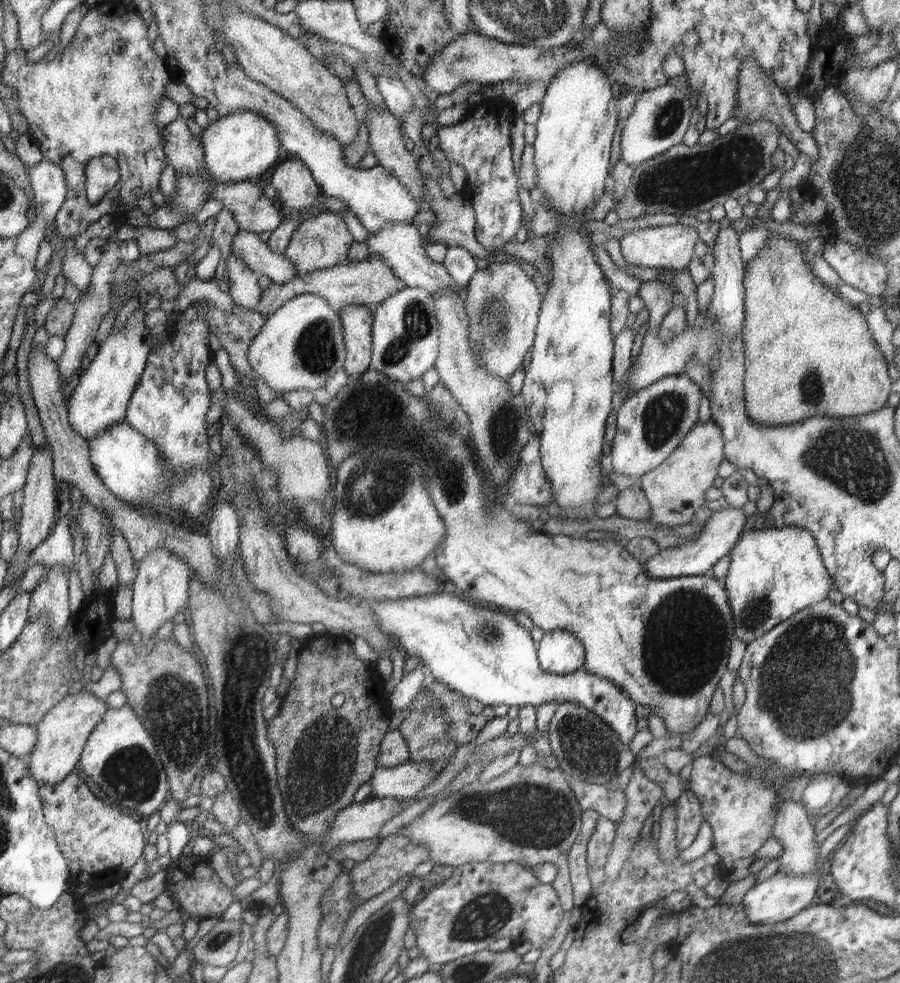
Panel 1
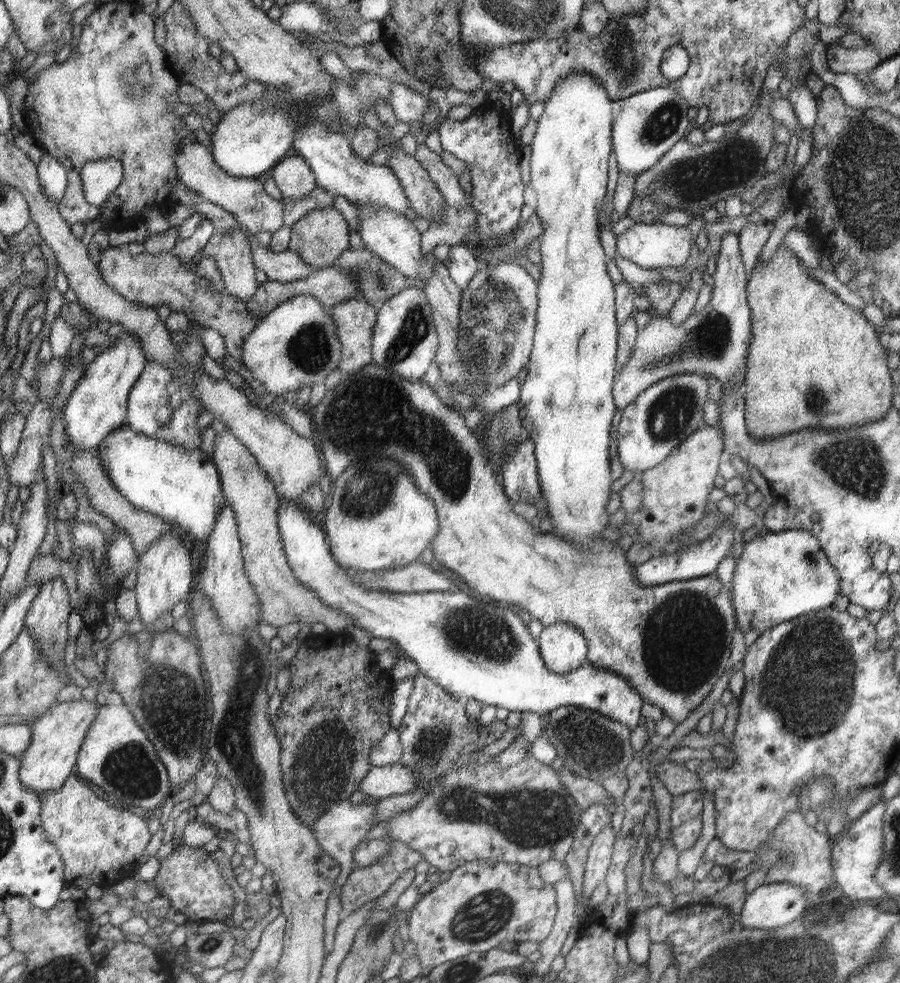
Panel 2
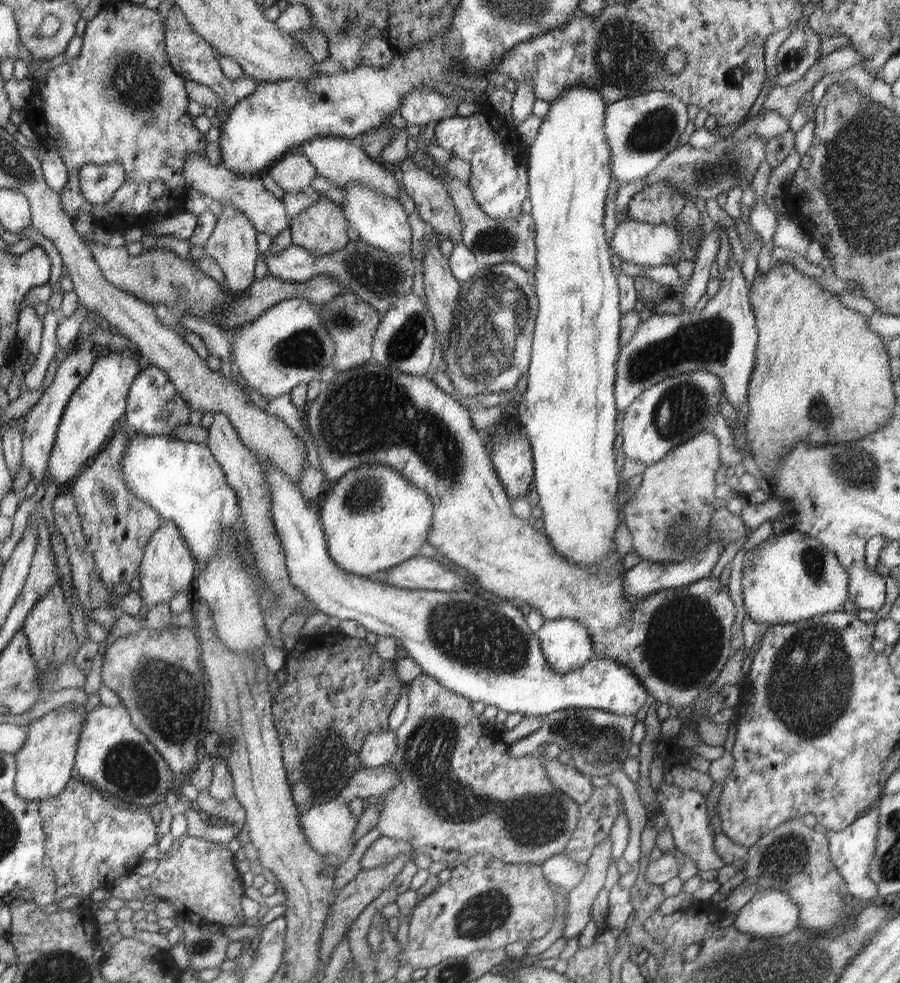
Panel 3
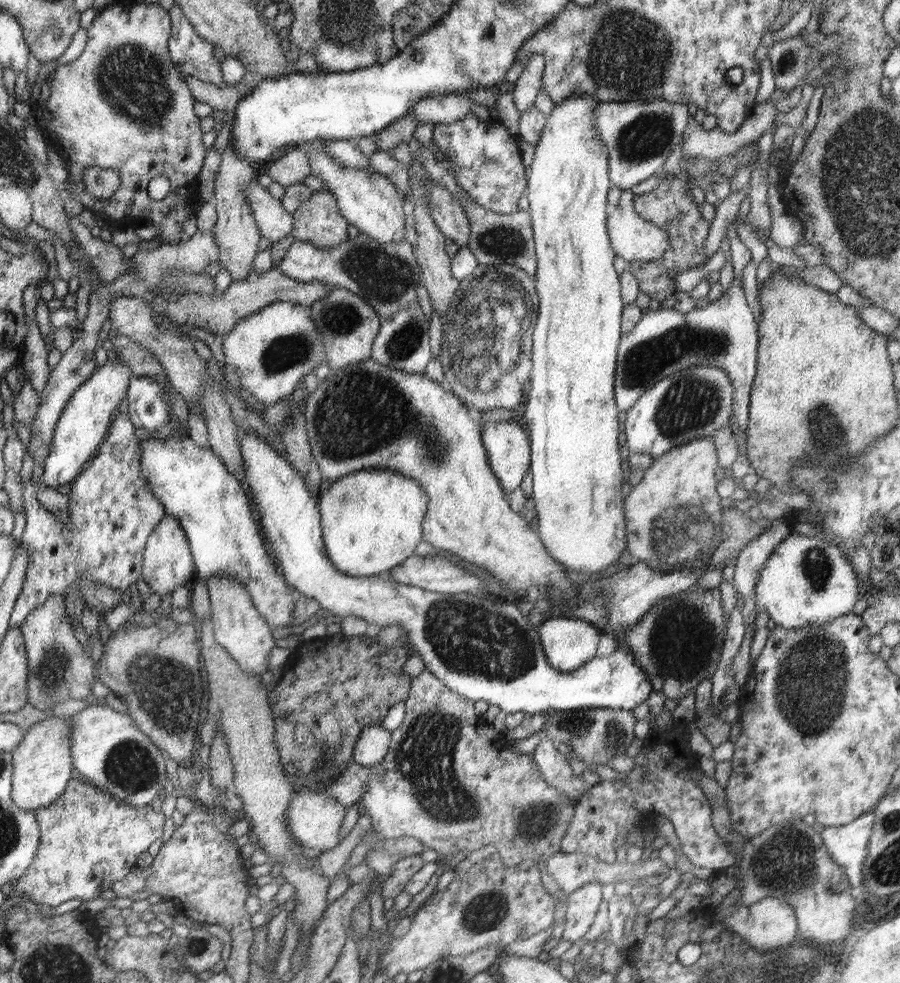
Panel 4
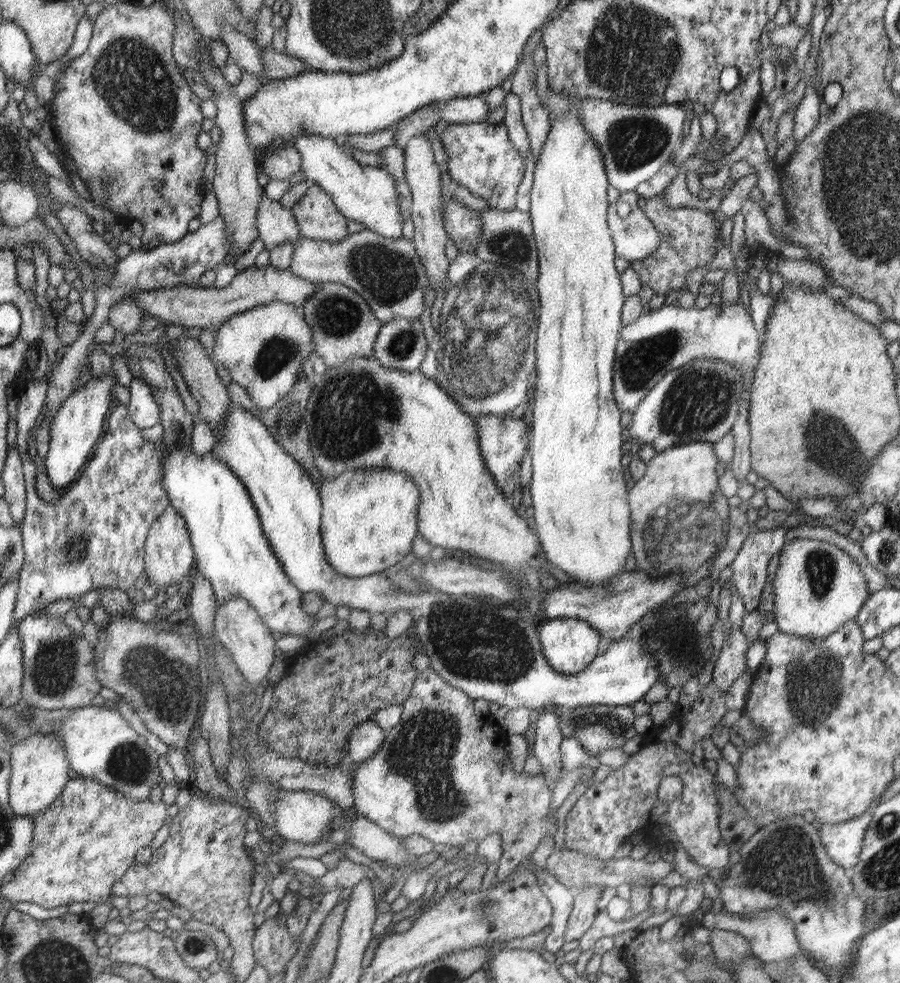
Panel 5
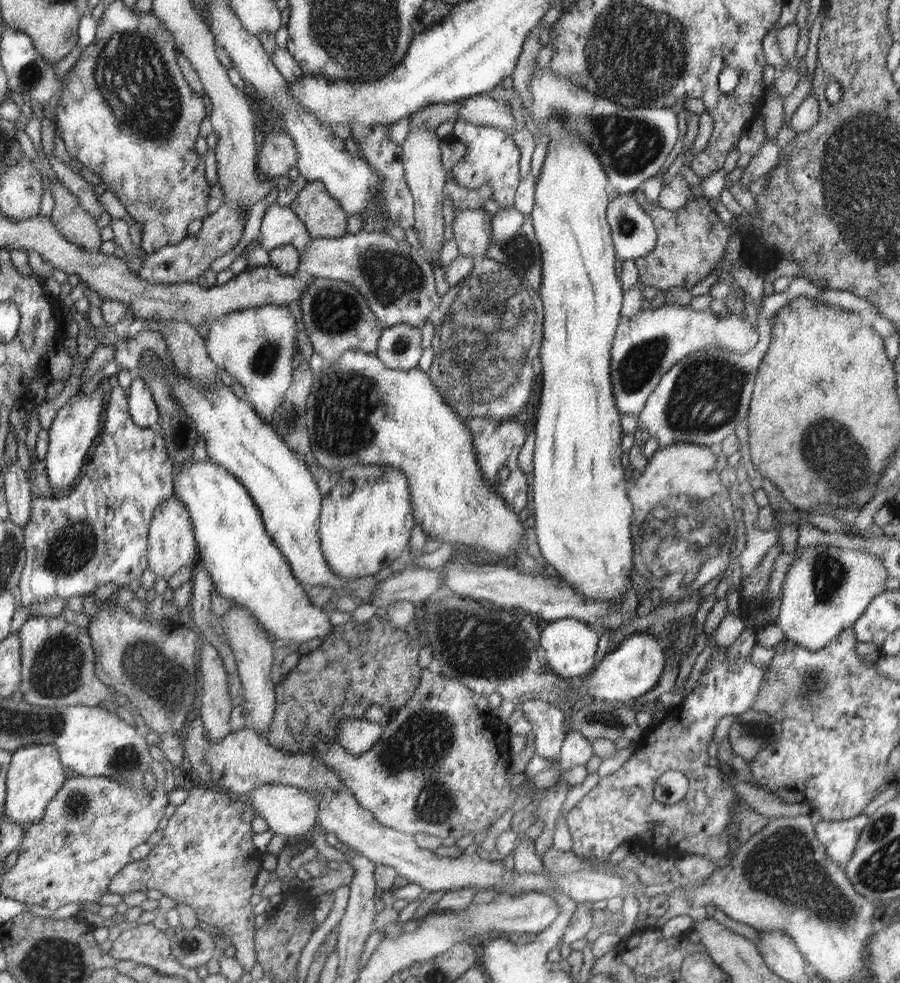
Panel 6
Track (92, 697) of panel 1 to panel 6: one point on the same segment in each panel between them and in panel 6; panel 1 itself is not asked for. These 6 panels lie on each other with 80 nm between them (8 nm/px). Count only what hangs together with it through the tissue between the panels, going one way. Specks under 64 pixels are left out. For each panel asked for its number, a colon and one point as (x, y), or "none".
2: (51, 758)
3: (46, 763)
4: (43, 765)
5: (41, 770)
6: (36, 775)

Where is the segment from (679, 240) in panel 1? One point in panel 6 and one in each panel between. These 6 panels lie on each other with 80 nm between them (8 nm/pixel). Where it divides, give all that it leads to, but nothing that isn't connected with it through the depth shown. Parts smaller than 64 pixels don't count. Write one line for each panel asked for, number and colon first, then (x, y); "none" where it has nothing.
2: (657, 245)
3: (645, 244)
4: (635, 239)
5: (635, 237)
6: (634, 234)

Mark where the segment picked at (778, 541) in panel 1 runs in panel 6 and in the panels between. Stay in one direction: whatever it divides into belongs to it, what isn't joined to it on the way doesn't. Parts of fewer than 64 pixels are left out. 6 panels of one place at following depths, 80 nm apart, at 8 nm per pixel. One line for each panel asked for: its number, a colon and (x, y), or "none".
2: (779, 576)
3: (792, 577)
4: (805, 580)
5: (817, 587)
6: (827, 588)

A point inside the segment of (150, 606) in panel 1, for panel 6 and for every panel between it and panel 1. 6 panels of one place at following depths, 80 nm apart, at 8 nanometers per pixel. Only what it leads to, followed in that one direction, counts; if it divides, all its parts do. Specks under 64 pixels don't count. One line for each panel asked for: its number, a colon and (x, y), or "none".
2: (165, 576)
3: (168, 567)
4: (168, 563)
5: (169, 557)
6: (173, 544)

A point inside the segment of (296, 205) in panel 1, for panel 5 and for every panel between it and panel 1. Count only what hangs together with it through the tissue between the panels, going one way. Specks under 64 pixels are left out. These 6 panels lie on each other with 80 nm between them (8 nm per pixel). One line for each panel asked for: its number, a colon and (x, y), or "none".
2: (294, 177)
3: (295, 173)
4: (291, 169)
5: (282, 163)

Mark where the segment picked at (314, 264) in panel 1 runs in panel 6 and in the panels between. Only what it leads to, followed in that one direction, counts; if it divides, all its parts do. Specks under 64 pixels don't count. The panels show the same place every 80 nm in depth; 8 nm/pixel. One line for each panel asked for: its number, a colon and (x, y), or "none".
2: (320, 237)
3: (321, 228)
4: (319, 221)
5: (318, 218)
6: (324, 218)

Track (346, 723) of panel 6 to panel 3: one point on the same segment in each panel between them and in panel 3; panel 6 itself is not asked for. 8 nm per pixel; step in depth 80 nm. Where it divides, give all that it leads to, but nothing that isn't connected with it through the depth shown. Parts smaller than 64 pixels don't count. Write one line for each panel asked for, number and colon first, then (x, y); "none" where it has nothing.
3: (379, 748)
4: (374, 744)
5: (366, 740)

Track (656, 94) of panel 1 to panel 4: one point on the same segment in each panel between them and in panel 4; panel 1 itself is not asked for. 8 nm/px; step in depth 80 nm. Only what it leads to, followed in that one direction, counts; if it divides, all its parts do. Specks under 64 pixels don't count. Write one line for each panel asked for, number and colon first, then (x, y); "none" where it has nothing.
2: (650, 123)
3: (641, 131)
4: (640, 135)

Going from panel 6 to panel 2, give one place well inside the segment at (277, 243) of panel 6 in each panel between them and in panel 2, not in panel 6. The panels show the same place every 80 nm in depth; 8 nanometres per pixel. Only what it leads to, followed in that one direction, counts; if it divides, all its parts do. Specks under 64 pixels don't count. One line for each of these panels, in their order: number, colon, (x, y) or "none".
2: (245, 198)
3: (247, 194)
4: (275, 222)
5: (276, 224)

